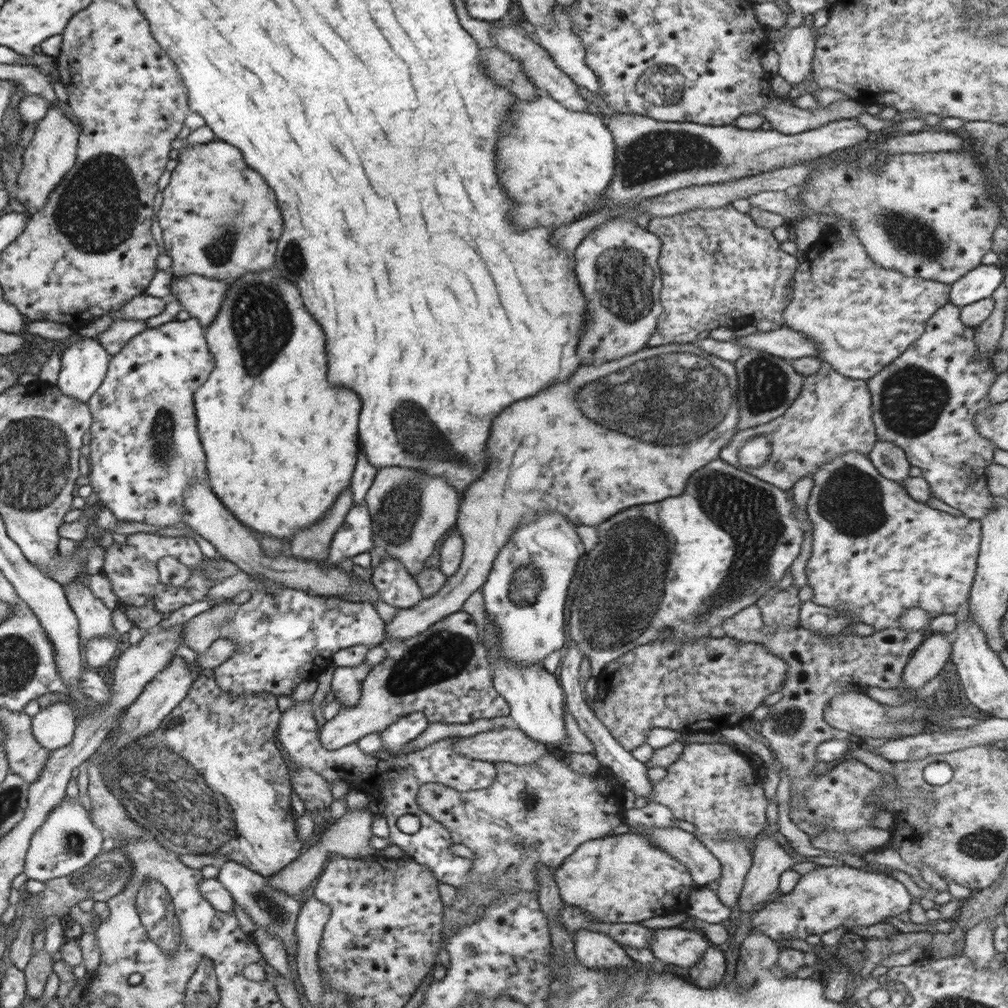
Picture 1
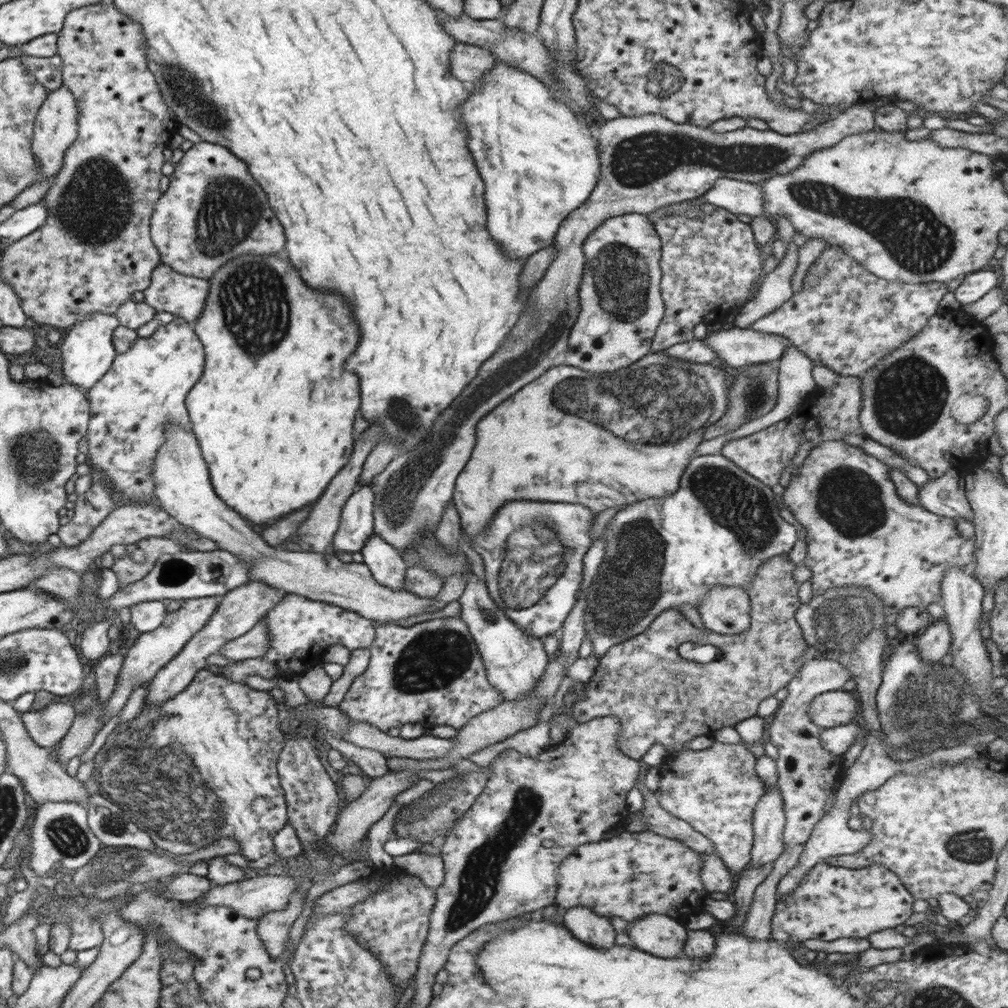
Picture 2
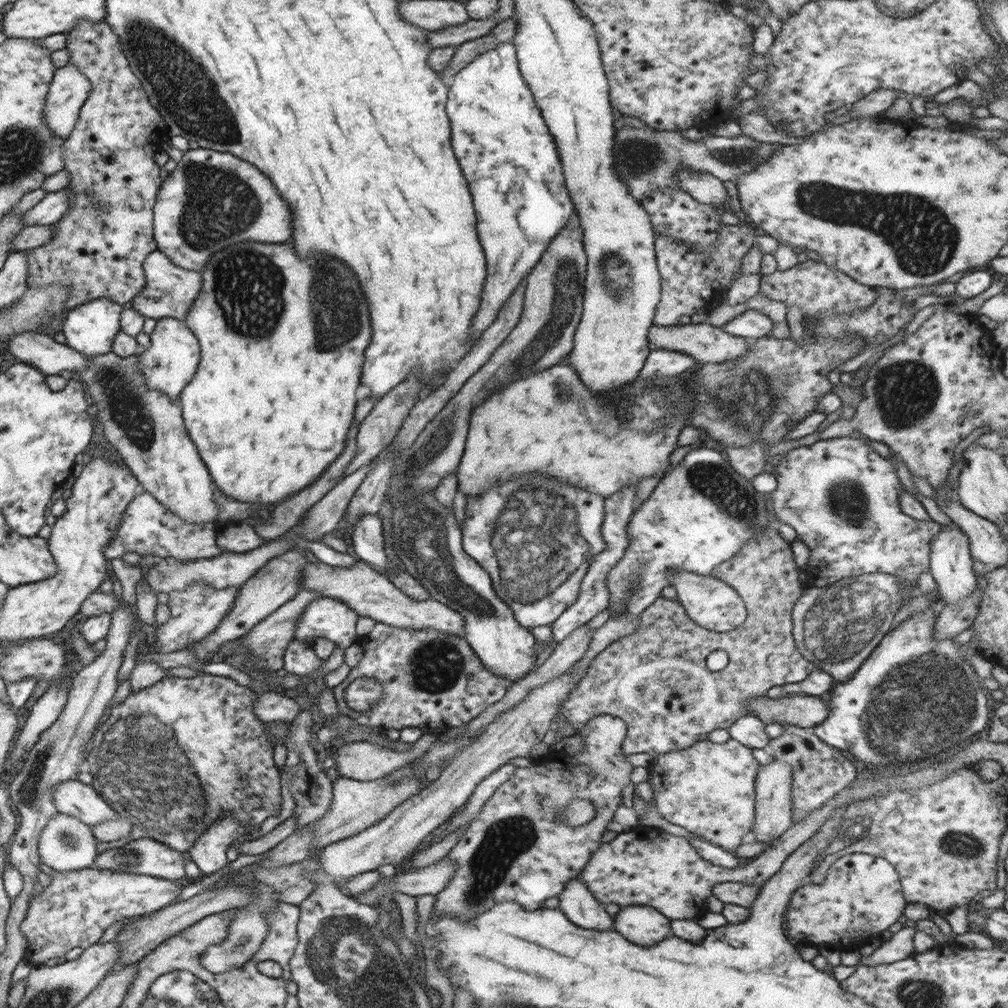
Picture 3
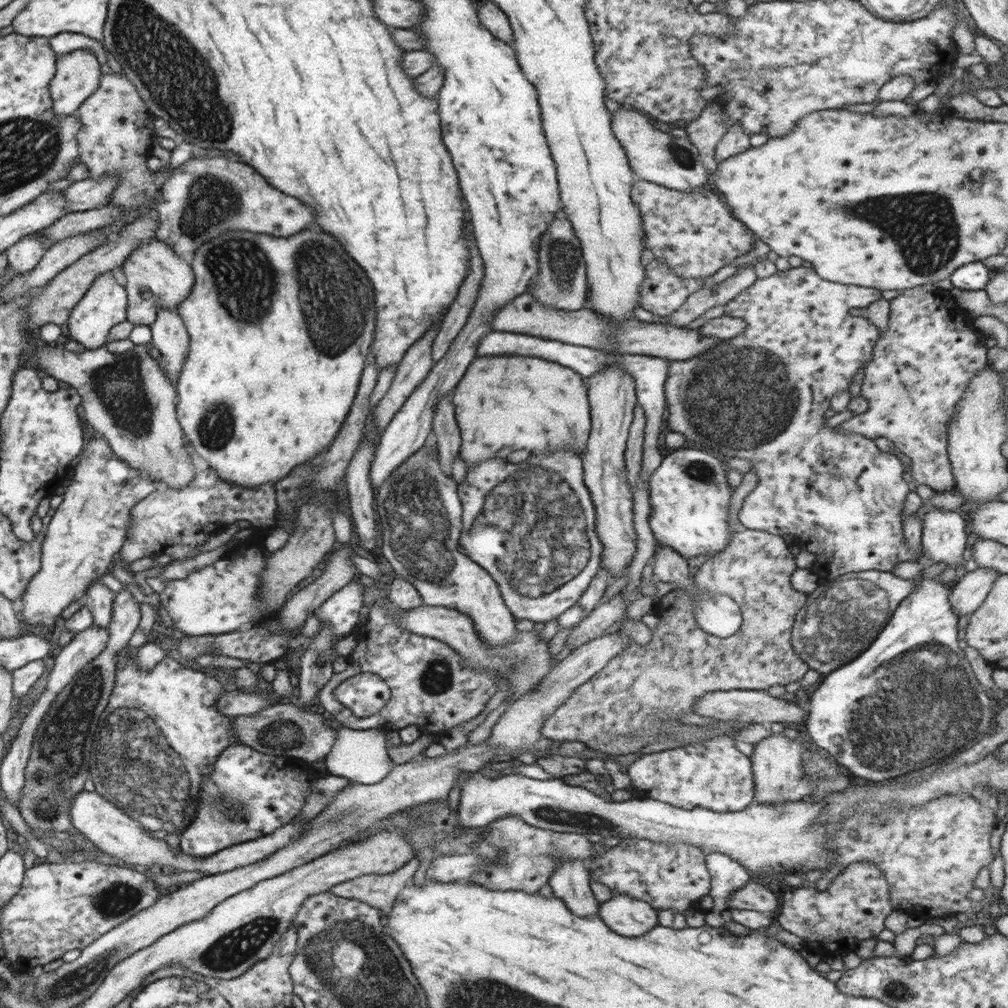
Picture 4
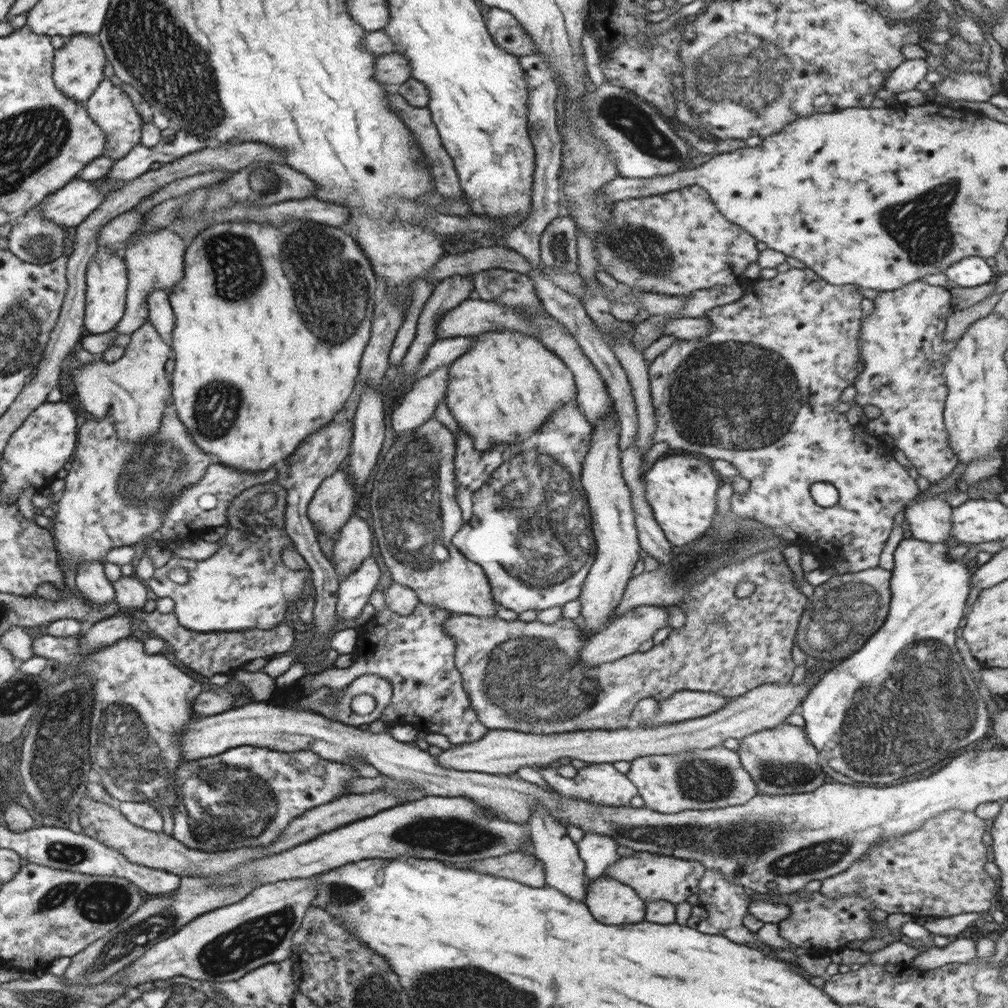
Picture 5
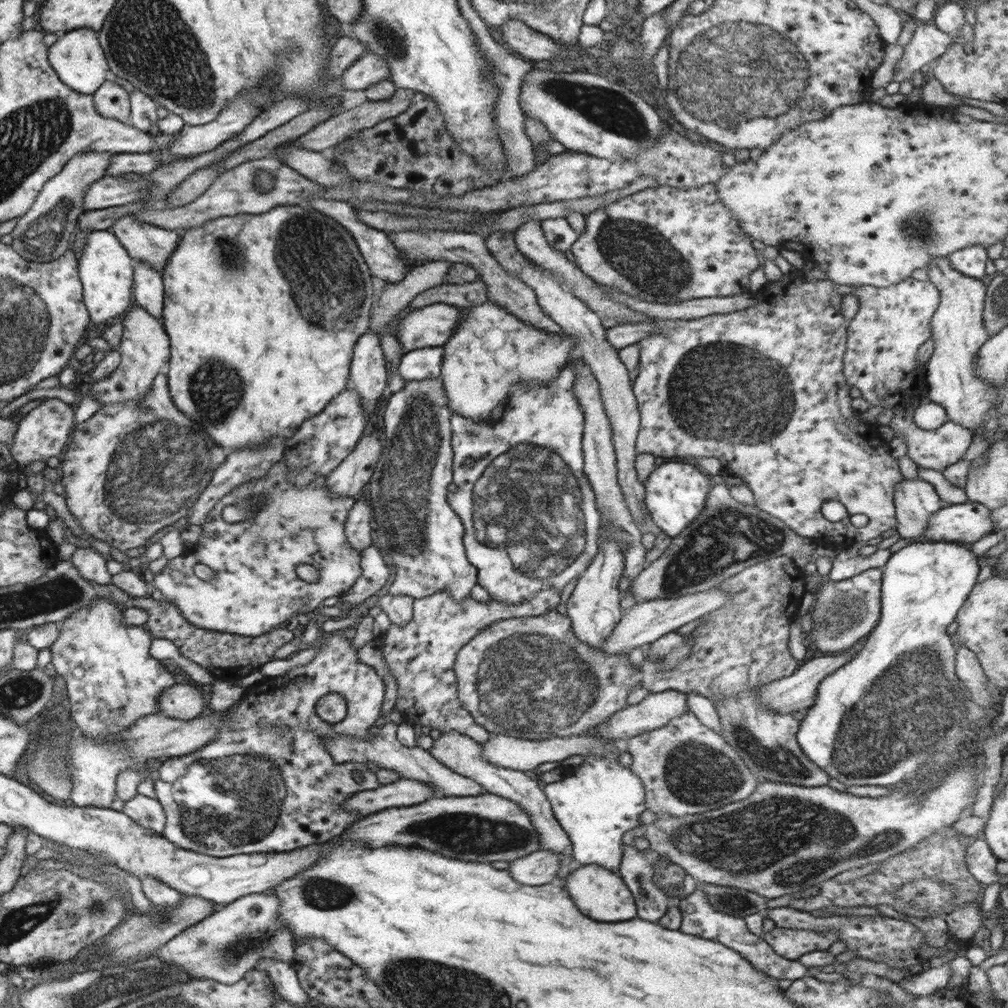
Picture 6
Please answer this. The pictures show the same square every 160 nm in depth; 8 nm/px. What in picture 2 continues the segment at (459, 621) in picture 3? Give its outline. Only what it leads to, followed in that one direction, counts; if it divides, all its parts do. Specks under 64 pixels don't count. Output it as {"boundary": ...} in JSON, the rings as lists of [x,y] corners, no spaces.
{"boundary":[[[166,423],[163,435],[165,441],[156,453],[152,468],[158,505],[175,522],[192,530],[204,541],[209,539],[217,544],[218,549],[245,560],[249,564],[250,580],[262,581],[290,594],[356,612],[372,621],[402,620],[423,614],[428,607],[432,607],[434,599],[421,598],[404,589],[396,590],[380,584],[364,562],[344,563],[335,554],[280,549],[268,545],[260,533],[256,533],[238,512],[230,509],[215,494],[195,434],[174,423]]]}

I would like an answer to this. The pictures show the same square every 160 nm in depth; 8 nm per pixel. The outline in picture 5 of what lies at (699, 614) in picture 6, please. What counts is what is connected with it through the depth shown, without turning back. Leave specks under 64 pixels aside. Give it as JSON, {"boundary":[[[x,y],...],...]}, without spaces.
{"boundary":[[[638,606],[624,616],[614,618],[602,631],[587,639],[581,650],[581,659],[589,667],[610,662],[622,657],[627,658],[629,654],[636,654],[638,646],[646,640],[650,640],[664,626],[668,625],[668,610],[658,606]]]}

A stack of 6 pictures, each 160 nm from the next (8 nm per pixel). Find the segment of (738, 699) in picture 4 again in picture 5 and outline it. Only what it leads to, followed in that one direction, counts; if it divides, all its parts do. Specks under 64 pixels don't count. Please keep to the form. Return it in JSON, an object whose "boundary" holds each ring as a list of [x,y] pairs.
{"boundary":[[[681,690],[659,701],[656,716],[643,726],[660,726],[708,716],[725,707],[734,698],[714,693]]]}

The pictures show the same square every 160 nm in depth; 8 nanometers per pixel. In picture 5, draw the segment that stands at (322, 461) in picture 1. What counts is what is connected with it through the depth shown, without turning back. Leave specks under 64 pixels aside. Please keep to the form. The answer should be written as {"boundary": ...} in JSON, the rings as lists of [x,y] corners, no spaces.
{"boundary":[[[304,219],[284,221],[275,227],[272,223],[256,221],[226,221],[214,223],[198,233],[186,247],[184,255],[184,276],[168,292],[174,313],[175,325],[172,331],[171,348],[175,368],[172,373],[171,396],[176,406],[177,417],[199,448],[205,453],[216,454],[216,462],[242,472],[262,472],[273,468],[291,455],[296,447],[312,432],[324,428],[338,412],[342,412],[358,378],[361,358],[371,337],[374,318],[374,290],[376,276],[364,252],[354,242],[354,236],[346,234],[346,228],[333,227]]]}

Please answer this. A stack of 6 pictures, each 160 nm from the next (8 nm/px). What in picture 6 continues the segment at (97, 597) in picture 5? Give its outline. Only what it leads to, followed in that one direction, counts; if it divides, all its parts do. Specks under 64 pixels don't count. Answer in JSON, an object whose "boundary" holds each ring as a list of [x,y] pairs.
{"boundary":[[[77,542],[77,545],[78,550],[72,554],[71,561],[80,574],[101,585],[110,583],[113,576],[106,569],[107,559],[87,544]]]}

